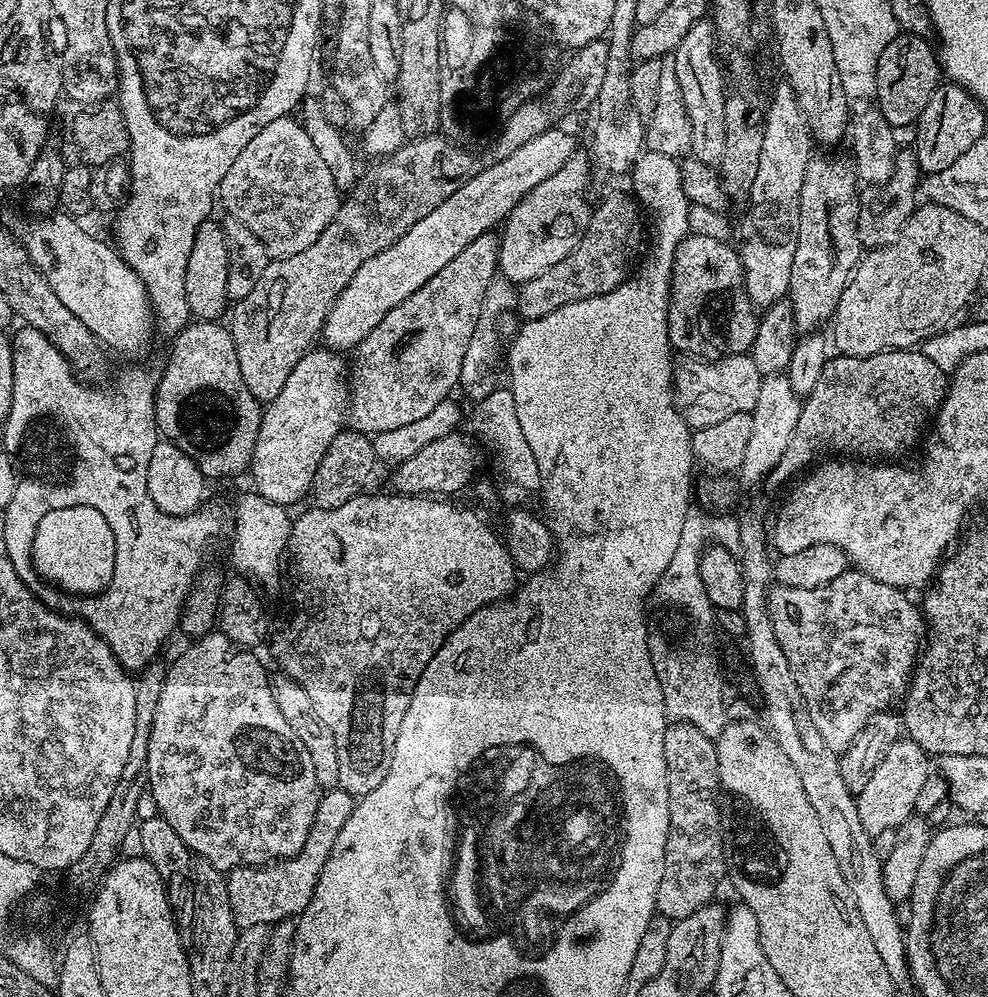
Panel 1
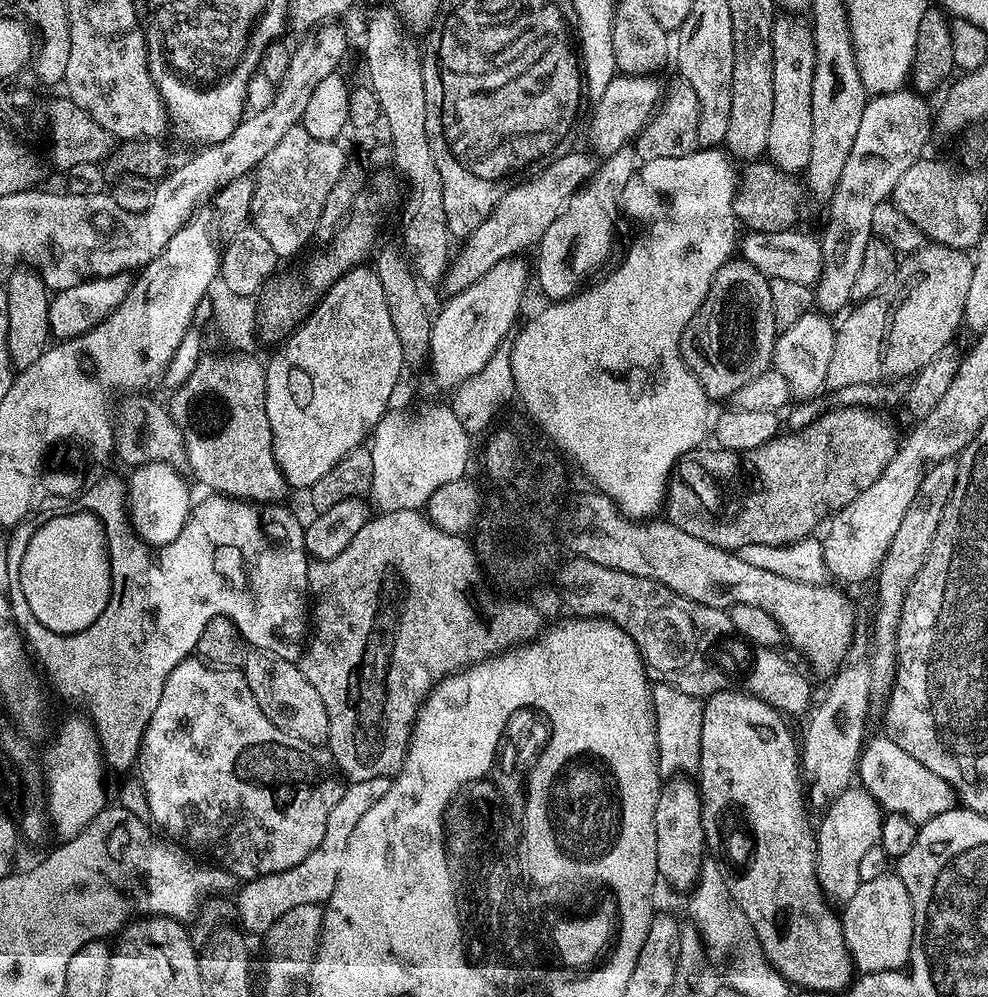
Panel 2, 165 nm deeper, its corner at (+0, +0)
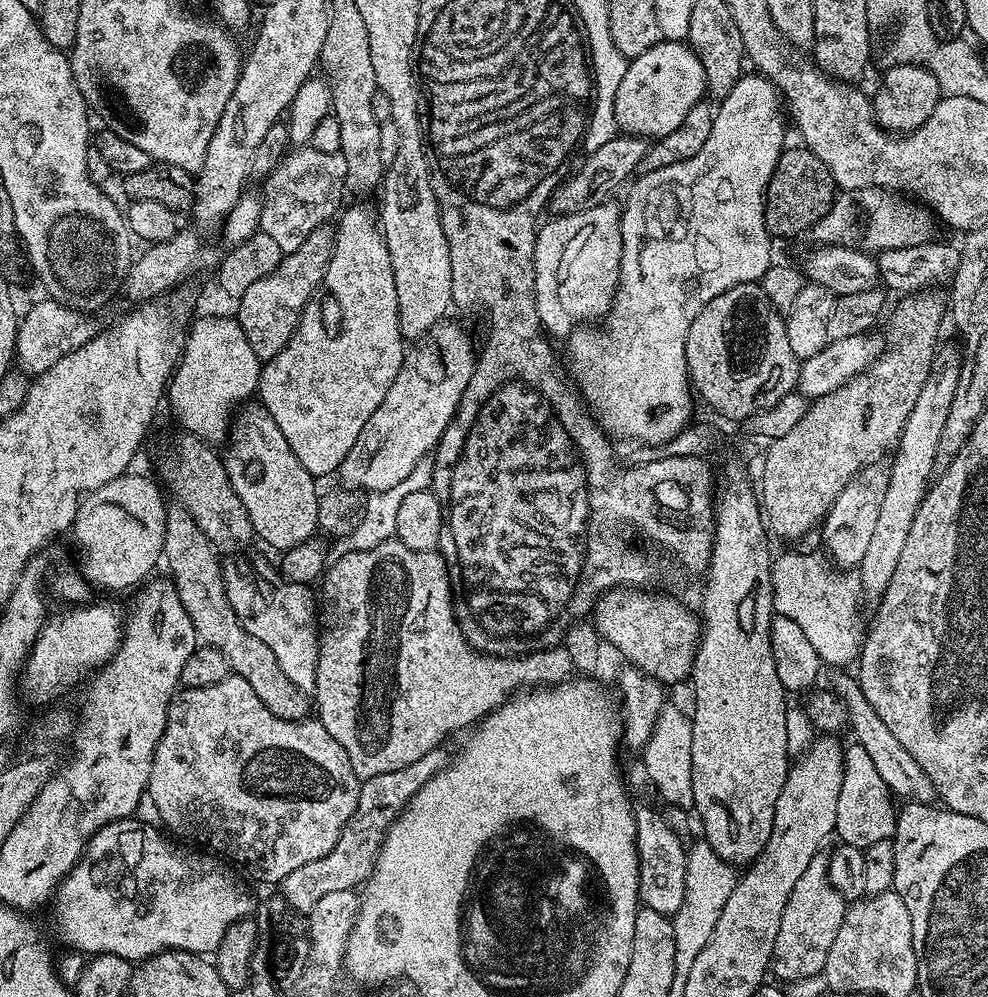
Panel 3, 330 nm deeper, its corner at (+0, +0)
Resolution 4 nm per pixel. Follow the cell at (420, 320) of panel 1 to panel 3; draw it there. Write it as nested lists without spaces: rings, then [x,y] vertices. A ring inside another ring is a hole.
[[[618,134],[610,142],[598,146],[598,150],[590,152],[587,159],[579,165],[581,168],[557,188],[550,201],[551,211],[554,210],[553,213],[556,214],[580,212],[595,204],[605,203],[611,197],[608,196],[611,192],[618,191],[620,187],[623,189],[637,175],[638,162],[646,158],[649,145],[649,141],[643,136]]]

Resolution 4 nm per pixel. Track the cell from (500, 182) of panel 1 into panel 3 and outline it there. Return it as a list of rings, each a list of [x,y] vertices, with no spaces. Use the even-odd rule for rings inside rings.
[[[661,39],[660,43],[646,50],[646,54],[638,54],[638,58],[628,62],[626,78],[622,78],[622,83],[618,86],[618,98],[614,100],[616,127],[621,133],[645,138],[659,138],[670,134],[678,130],[686,114],[690,114],[690,110],[694,110],[694,106],[705,99],[707,86],[706,70],[702,68],[696,51],[679,40]]]

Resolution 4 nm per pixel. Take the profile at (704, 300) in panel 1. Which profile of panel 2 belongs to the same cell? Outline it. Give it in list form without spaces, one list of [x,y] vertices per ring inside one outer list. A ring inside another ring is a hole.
[[[733,258],[728,260],[723,266],[718,269],[712,279],[712,285],[710,290],[706,294],[706,298],[702,302],[702,306],[694,314],[694,318],[686,326],[686,330],[682,334],[680,339],[680,357],[686,362],[686,366],[693,372],[698,378],[698,382],[702,386],[702,390],[713,401],[723,398],[730,398],[733,393],[737,392],[746,386],[746,382],[754,382],[754,378],[758,378],[758,374],[769,371],[772,368],[772,355],[776,349],[776,338],[778,335],[778,329],[774,322],[774,306],[770,302],[770,286],[768,285],[769,279],[767,276],[758,271],[754,266],[750,266],[742,258]]]

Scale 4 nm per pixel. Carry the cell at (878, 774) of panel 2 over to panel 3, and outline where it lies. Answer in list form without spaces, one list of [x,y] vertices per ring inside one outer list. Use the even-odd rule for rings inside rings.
[[[857,742],[844,748],[842,790],[838,790],[838,818],[835,835],[840,844],[858,849],[874,846],[874,842],[891,840],[896,830],[897,809],[892,808],[894,796],[870,760],[870,755]]]

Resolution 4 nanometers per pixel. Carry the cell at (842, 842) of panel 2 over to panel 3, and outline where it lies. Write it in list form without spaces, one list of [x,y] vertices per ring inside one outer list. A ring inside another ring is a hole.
[[[815,856],[810,866],[806,866],[802,878],[798,878],[794,890],[790,890],[786,910],[782,910],[782,926],[772,951],[771,975],[776,975],[777,981],[819,977],[826,966],[826,954],[830,954],[830,945],[838,935],[838,926],[842,926],[845,911],[846,902],[828,881],[828,856]]]

